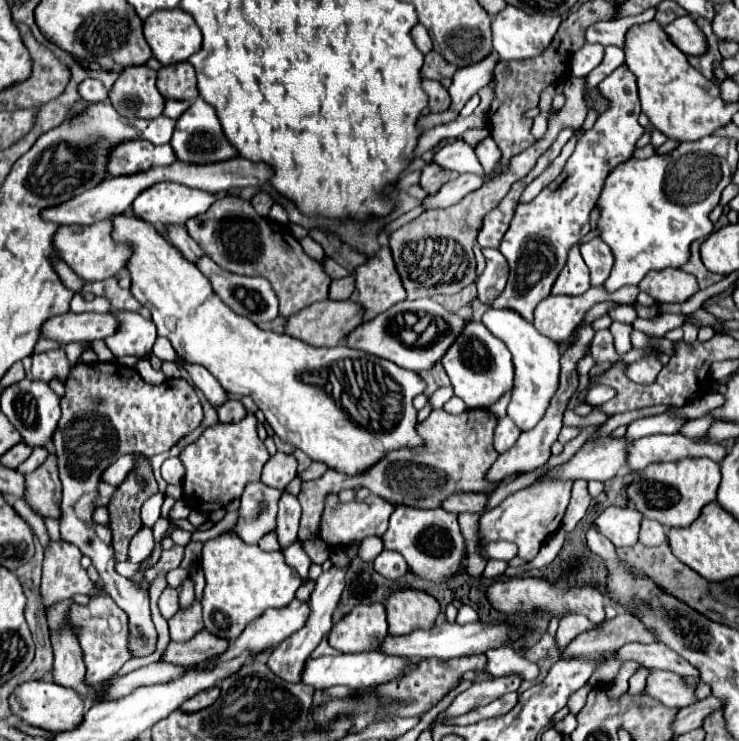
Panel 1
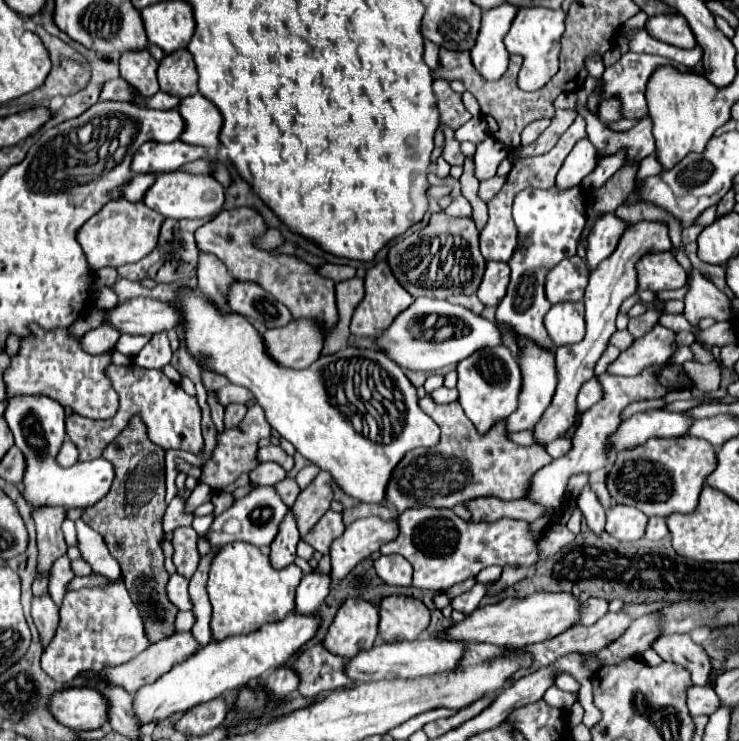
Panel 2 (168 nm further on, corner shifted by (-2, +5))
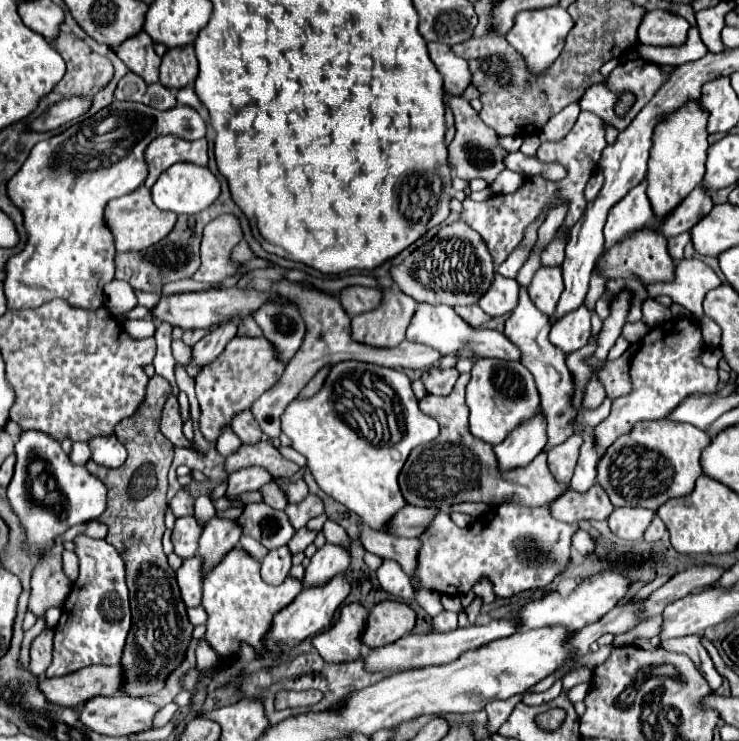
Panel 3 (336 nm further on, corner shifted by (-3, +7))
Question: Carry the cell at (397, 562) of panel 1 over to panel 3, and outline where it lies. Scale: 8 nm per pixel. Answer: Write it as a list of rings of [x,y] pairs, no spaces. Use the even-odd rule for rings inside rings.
[[[385,559],[383,565],[377,569],[377,579],[379,579],[379,585],[383,591],[387,591],[389,595],[397,597],[397,599],[403,599],[403,601],[409,601],[415,597],[413,593],[413,587],[409,583],[409,577],[403,573],[403,569],[391,561],[391,559]]]

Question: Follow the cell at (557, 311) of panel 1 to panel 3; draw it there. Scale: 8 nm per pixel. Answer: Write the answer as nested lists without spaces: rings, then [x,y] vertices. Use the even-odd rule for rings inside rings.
[[[581,305],[573,313],[559,319],[549,333],[549,341],[561,349],[565,355],[579,351],[579,347],[585,347],[591,337],[591,315]]]

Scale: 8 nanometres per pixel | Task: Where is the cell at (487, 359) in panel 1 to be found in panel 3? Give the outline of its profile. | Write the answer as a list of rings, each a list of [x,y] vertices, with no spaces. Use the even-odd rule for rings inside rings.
[[[477,359],[475,361],[475,367],[471,371],[471,381],[467,385],[467,407],[471,411],[469,429],[475,437],[483,439],[485,443],[499,445],[499,441],[505,441],[505,437],[513,429],[517,429],[521,423],[525,423],[527,419],[537,415],[539,403],[541,401],[539,401],[535,381],[533,381],[531,373],[521,363],[513,363],[513,361],[505,361],[505,359]]]

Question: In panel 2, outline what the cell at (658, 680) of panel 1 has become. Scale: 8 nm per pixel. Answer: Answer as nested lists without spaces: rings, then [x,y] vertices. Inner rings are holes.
[[[690,685],[690,689],[686,689],[686,703],[690,715],[712,715],[720,705],[718,695],[714,693],[712,687],[698,687],[698,685]]]

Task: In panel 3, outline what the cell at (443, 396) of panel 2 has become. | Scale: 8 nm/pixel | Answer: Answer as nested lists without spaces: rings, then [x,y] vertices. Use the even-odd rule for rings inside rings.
[[[431,367],[421,375],[421,381],[425,383],[425,389],[433,395],[449,395],[455,381],[459,377],[459,371],[455,367],[451,369],[441,369],[441,367]]]

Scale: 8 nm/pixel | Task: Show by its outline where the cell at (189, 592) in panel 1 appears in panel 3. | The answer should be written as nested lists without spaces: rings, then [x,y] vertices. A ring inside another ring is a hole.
[[[179,517],[173,527],[173,545],[175,553],[181,559],[189,559],[197,553],[201,537],[201,527],[195,521],[195,517]]]

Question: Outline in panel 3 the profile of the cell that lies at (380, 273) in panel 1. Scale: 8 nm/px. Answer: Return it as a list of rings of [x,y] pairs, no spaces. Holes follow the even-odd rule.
[[[385,289],[383,305],[351,319],[351,337],[371,347],[393,347],[405,339],[407,325],[415,315],[415,301],[401,291]]]

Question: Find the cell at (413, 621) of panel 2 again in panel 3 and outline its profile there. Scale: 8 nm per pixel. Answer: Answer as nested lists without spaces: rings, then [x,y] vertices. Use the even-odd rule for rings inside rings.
[[[383,601],[369,611],[361,643],[369,649],[389,645],[407,635],[415,625],[415,611],[401,601]]]

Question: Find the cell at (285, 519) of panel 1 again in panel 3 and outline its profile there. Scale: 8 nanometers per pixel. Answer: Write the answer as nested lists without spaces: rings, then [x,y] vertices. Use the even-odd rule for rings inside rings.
[[[287,547],[273,549],[261,561],[261,577],[269,585],[281,585],[291,569],[291,553]]]

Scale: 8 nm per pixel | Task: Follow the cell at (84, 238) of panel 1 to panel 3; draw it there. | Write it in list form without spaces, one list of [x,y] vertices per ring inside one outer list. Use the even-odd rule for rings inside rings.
[[[139,187],[137,191],[129,193],[129,195],[113,199],[107,205],[105,221],[107,221],[107,227],[115,235],[115,249],[117,251],[143,251],[151,245],[159,243],[163,237],[167,237],[171,233],[171,229],[175,227],[177,215],[157,209],[151,201],[151,191],[147,187]]]

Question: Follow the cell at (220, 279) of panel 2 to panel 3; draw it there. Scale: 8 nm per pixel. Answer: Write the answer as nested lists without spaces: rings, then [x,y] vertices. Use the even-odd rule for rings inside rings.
[[[221,323],[213,333],[209,333],[207,337],[203,337],[199,343],[193,345],[191,349],[191,363],[185,365],[185,371],[189,377],[197,377],[199,369],[203,369],[205,365],[209,365],[211,361],[215,361],[215,357],[219,357],[221,349],[237,335],[237,325],[235,323]]]

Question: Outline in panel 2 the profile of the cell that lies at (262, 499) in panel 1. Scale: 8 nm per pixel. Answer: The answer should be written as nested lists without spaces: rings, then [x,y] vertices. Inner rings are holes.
[[[250,483],[250,485],[252,485],[252,491],[246,497],[234,501],[234,505],[228,511],[224,511],[222,515],[218,515],[214,519],[210,531],[206,533],[208,543],[212,547],[224,547],[226,543],[232,543],[232,541],[244,541],[244,543],[252,543],[256,547],[262,547],[262,545],[270,545],[274,541],[274,537],[278,533],[278,525],[280,525],[282,517],[286,515],[288,507],[280,499],[276,487],[272,487],[272,485],[262,487],[262,485],[254,485],[254,483]],[[232,519],[238,523],[238,529],[228,529],[228,523]]]

